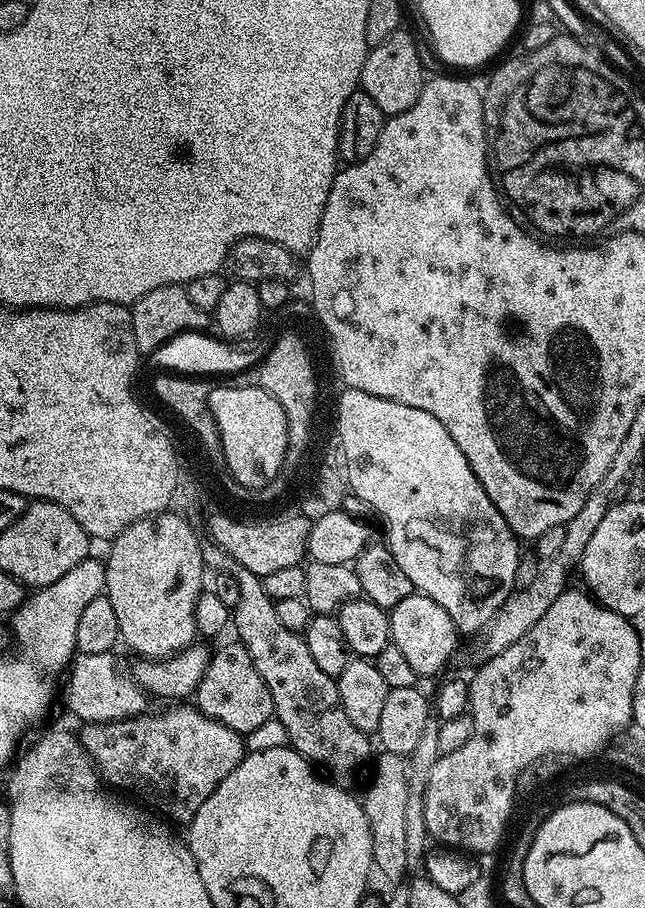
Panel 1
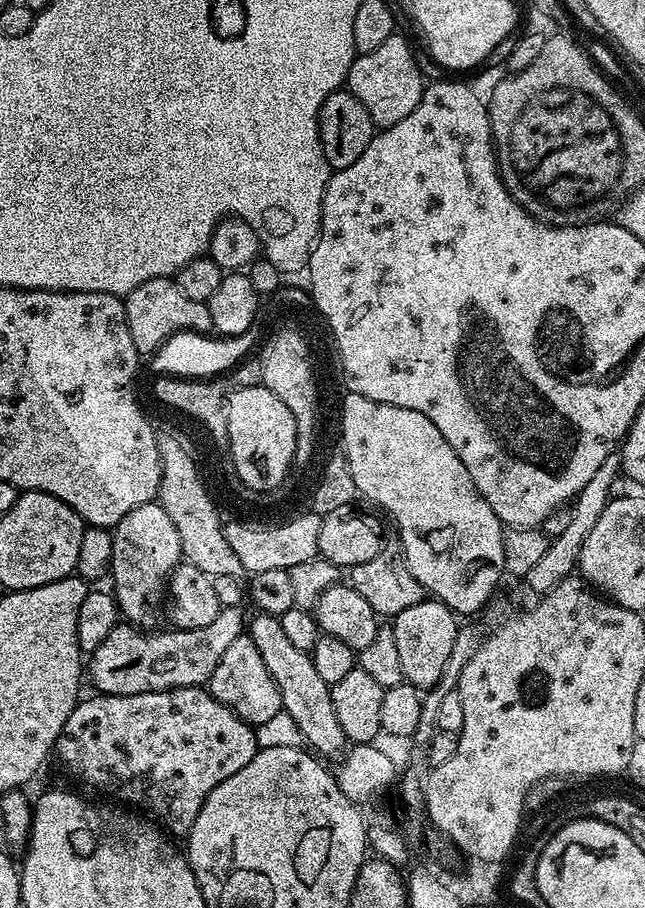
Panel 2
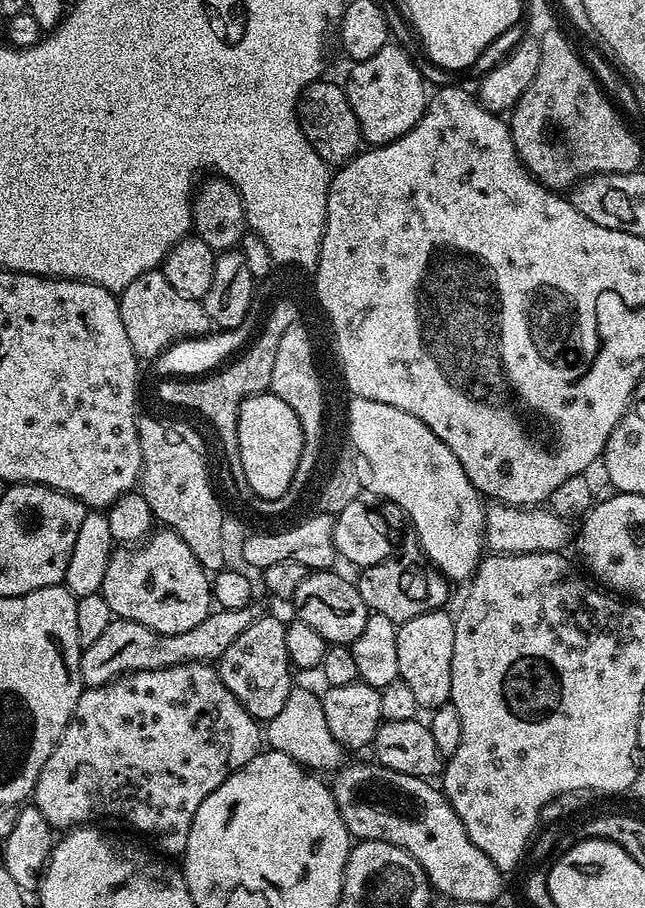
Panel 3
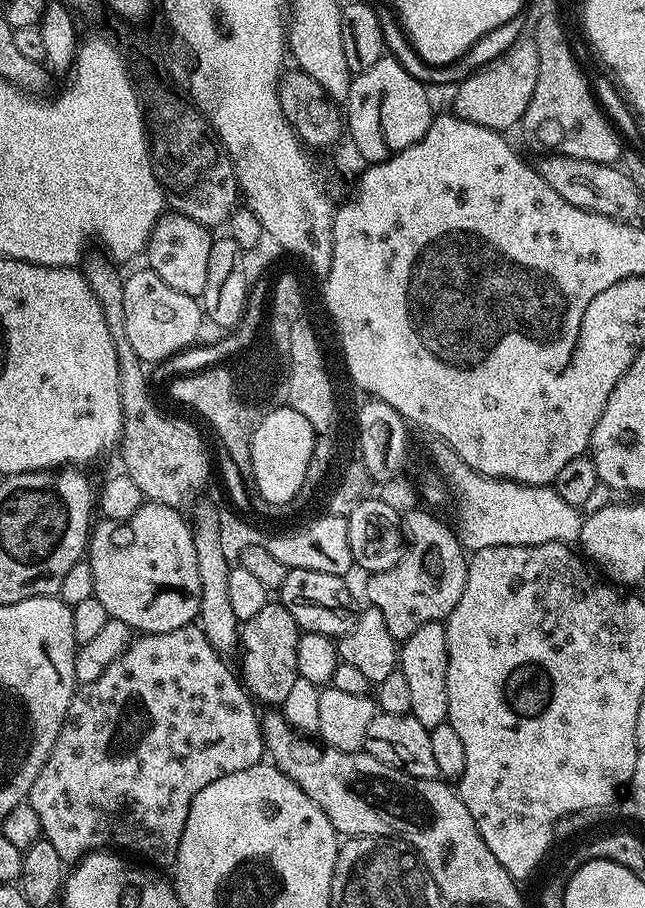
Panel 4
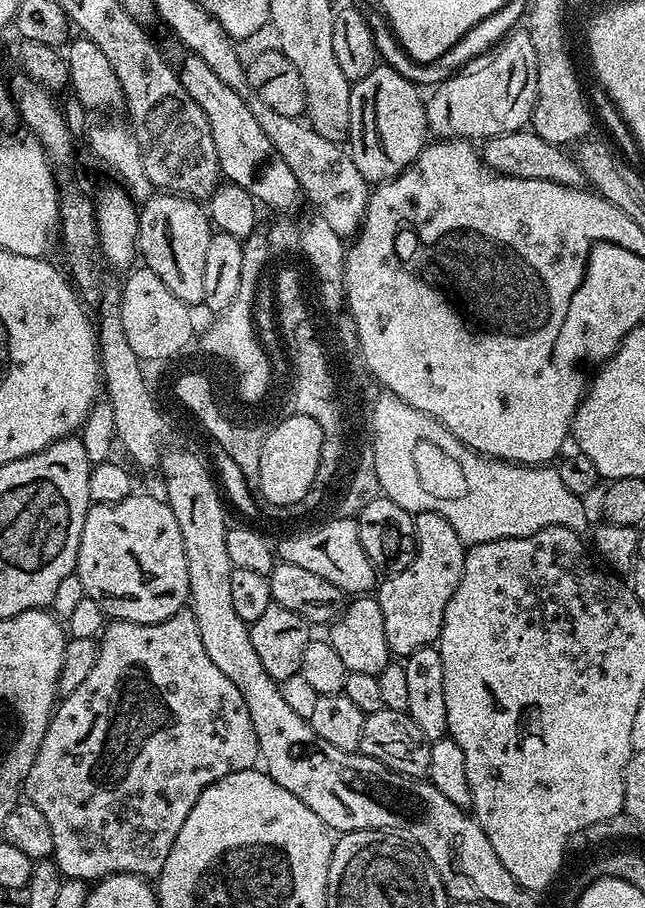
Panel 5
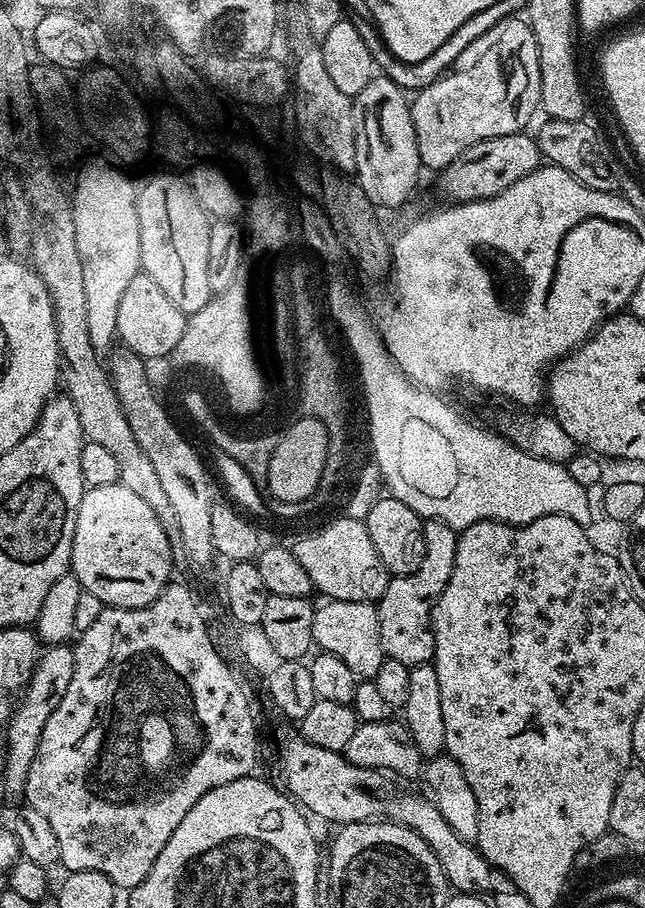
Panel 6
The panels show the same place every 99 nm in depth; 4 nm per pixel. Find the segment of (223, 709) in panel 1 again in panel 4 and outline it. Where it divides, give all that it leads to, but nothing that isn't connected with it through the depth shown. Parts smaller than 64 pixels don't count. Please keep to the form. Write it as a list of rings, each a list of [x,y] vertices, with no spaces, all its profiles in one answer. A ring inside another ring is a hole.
[[[269,602],[262,606],[259,614],[254,614],[254,618],[243,621],[239,647],[244,648],[244,657],[240,660],[238,672],[253,701],[268,704],[264,706],[283,705],[286,694],[290,694],[294,682],[300,679],[298,642],[301,631],[298,622],[294,622],[294,614],[278,602]]]

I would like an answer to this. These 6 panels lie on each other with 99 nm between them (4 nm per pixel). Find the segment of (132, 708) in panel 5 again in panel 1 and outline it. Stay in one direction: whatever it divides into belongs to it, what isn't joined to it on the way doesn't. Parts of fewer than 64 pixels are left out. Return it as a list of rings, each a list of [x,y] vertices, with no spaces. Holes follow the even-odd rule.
[[[180,702],[165,708],[168,708],[165,712],[152,712],[149,716],[137,714],[126,720],[111,720],[105,724],[85,723],[78,735],[80,745],[92,757],[105,785],[113,784],[108,786],[143,802],[161,817],[187,826],[192,823],[194,814],[202,810],[202,802],[218,790],[222,778],[226,778],[234,766],[244,761],[246,740],[241,733],[230,730],[230,726],[222,726],[222,722],[214,722],[214,718],[202,714],[191,703]]]

